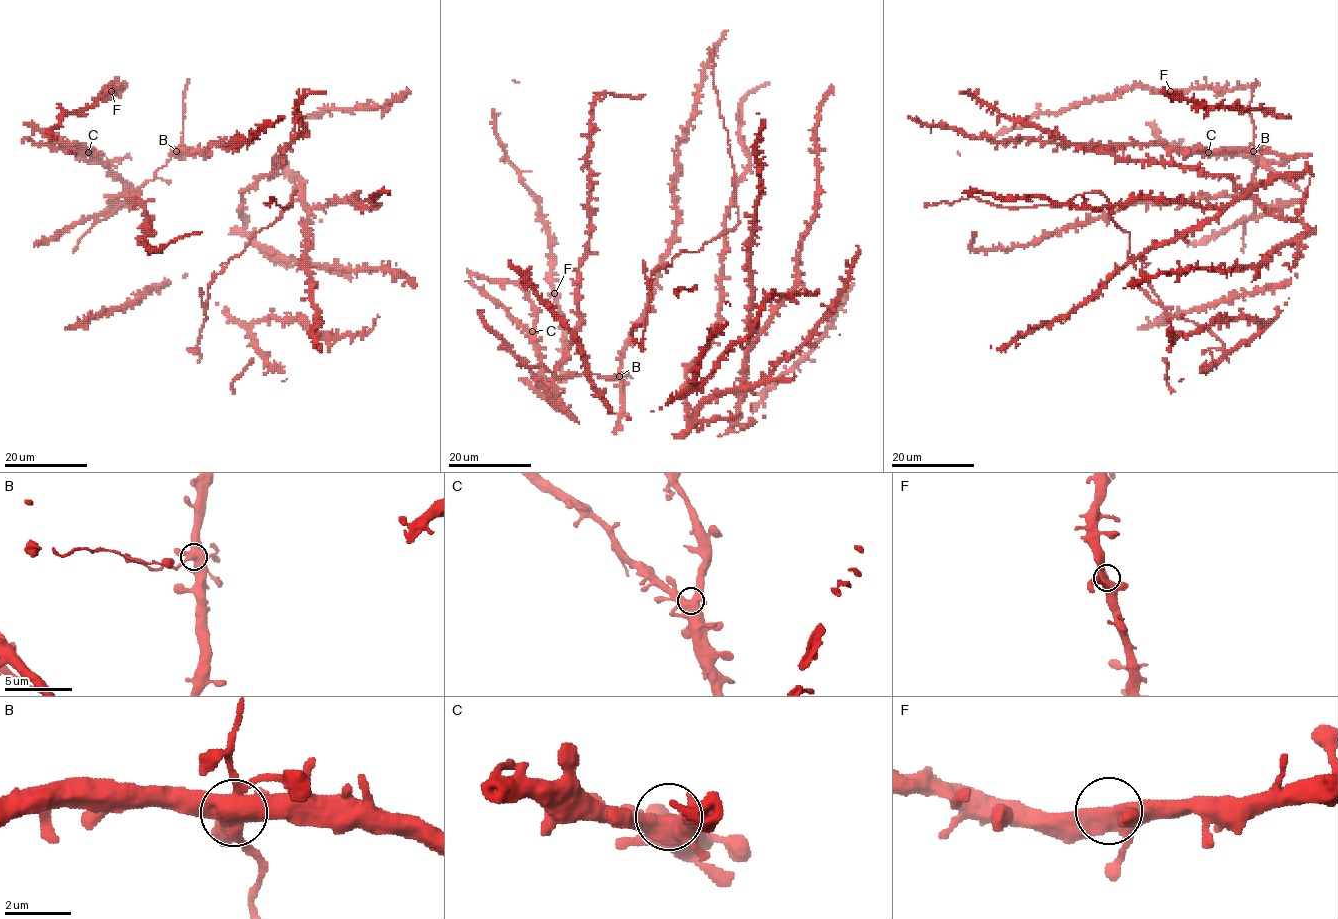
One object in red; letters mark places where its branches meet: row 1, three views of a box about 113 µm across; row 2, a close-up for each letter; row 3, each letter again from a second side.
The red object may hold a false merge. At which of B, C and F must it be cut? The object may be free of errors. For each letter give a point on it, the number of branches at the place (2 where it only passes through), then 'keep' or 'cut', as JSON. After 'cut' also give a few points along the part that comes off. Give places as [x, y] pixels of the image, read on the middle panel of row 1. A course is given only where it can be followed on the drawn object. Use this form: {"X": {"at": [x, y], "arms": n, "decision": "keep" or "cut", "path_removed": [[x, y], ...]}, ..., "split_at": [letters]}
{"B": {"at": [619, 376], "arms": 5, "decision": "cut", "path_removed": [[620, 375], [606, 380], [582, 373], [558, 378], [543, 365], [516, 365]]}, "C": {"at": [532, 331], "arms": 5, "decision": "keep"}, "F": {"at": [554, 293], "arms": 5, "decision": "keep"}, "split_at": ["B"]}

